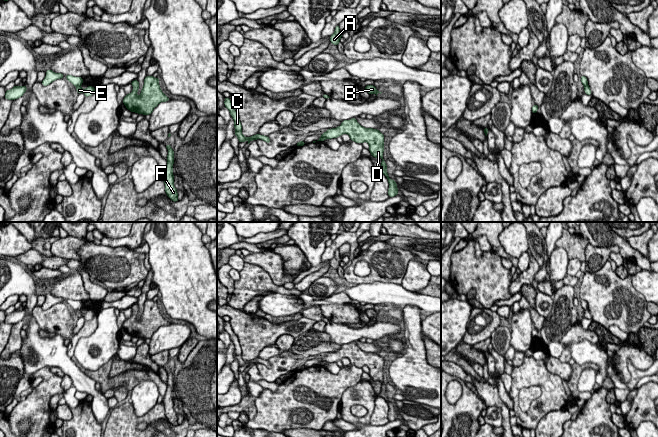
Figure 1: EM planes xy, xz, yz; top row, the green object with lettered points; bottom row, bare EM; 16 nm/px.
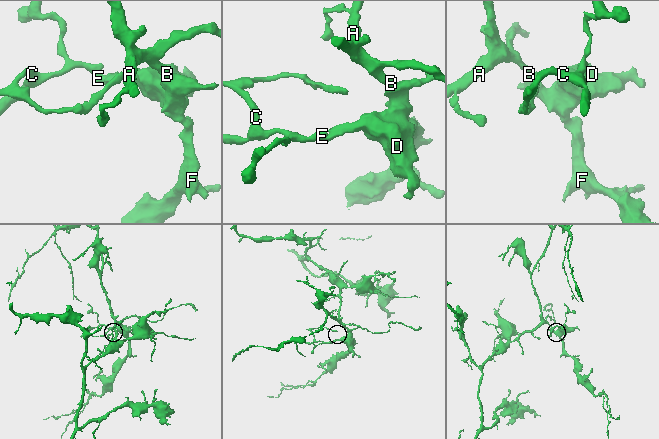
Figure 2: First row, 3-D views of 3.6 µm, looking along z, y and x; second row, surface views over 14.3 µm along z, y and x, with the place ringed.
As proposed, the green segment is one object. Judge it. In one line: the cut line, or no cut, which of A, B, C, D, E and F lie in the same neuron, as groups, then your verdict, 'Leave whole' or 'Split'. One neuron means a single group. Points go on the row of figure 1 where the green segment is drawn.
Split along xy (80, 84), (76, 86). Groups: A B D E F / C. Split

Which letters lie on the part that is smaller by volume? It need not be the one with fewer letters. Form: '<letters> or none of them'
C

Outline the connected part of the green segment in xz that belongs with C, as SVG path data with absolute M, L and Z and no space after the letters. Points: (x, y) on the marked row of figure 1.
M225 97L224 104L225 104L225 107L230 111L230 114L234 120L234 128L235 128L234 135L236 135L238 137L239 143L247 141L249 144L251 141L257 140L257 139L261 139L267 143L271 143L271 140L269 139L268 136L264 136L264 135L260 135L260 134L256 134L251 137L244 137L242 134L242 125L241 125L238 113L235 111L234 107L230 101L230 98Z

